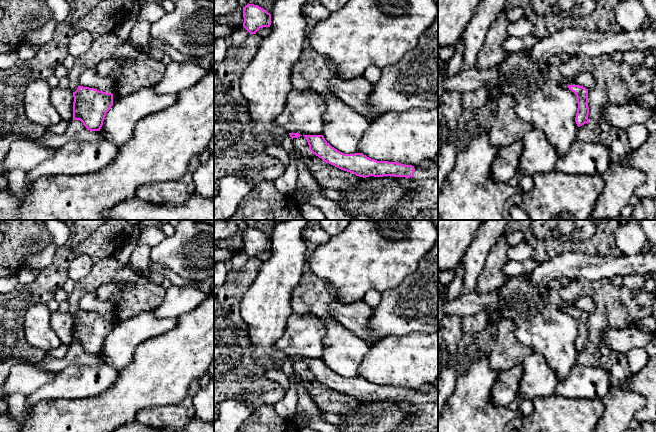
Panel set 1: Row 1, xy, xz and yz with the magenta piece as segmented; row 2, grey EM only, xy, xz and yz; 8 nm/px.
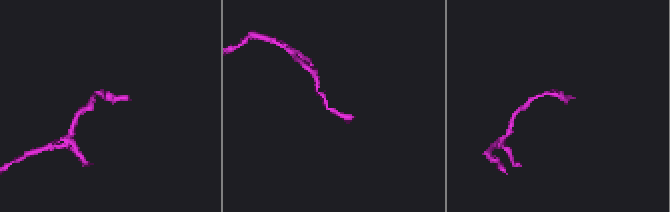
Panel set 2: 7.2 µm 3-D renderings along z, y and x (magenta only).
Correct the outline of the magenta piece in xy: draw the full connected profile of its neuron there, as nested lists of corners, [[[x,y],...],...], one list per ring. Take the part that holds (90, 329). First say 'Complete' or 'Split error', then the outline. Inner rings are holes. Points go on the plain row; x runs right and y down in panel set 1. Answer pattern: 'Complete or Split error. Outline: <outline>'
Complete. Outline: [[[79,309],[73,321],[73,344],[80,344],[90,355],[100,355],[106,337],[113,330],[113,318]]]

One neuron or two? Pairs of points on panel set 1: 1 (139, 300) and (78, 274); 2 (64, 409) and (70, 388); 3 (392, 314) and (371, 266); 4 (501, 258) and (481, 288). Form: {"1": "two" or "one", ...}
{"1": "two", "2": "two", "3": "two", "4": "one"}

